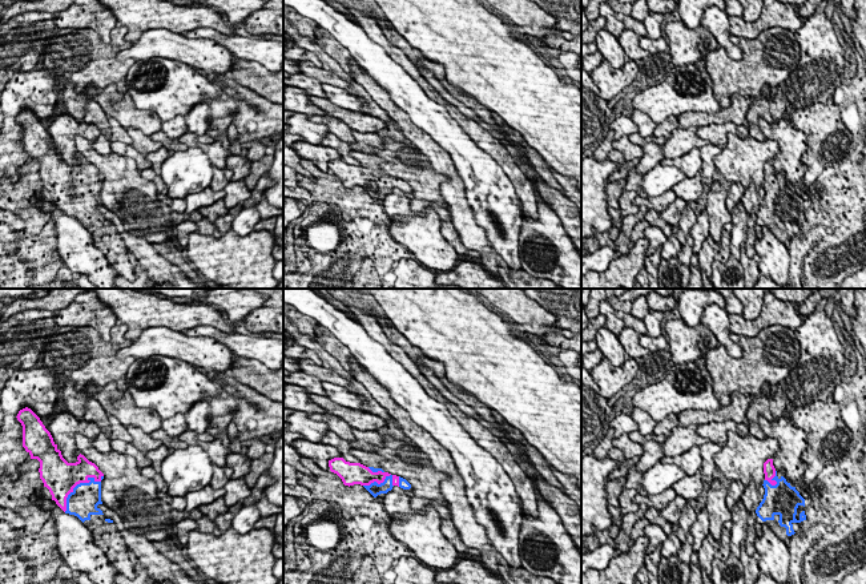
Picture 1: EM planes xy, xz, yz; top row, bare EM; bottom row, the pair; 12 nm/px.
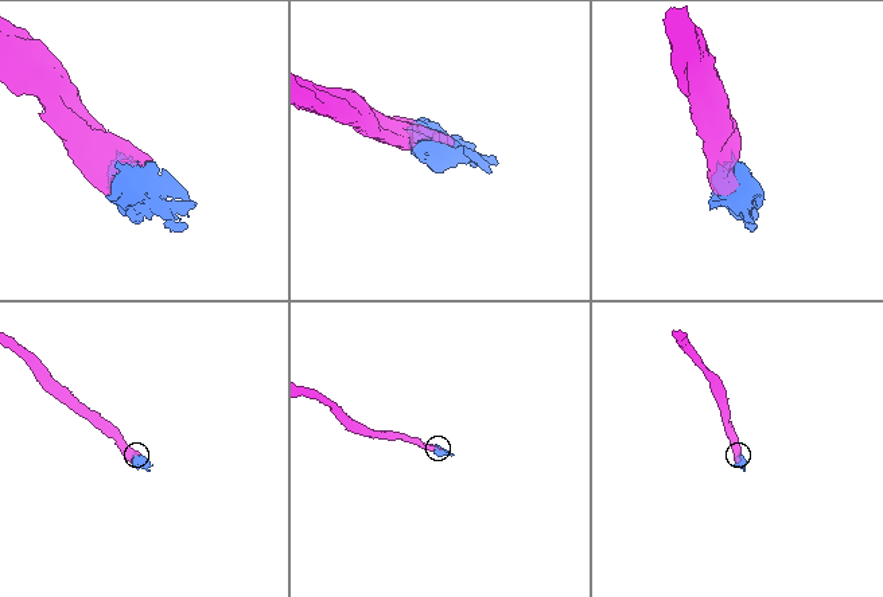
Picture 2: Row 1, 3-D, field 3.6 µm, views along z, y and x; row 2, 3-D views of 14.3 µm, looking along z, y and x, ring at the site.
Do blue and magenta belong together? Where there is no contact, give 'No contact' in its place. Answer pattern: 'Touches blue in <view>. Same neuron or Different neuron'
Touches blue in xy. Same neuron

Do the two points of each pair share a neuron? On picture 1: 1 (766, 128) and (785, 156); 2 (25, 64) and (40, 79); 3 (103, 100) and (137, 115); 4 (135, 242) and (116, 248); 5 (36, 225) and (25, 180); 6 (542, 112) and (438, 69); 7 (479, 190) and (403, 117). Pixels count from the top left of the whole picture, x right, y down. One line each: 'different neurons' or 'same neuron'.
1: same neuron
2: different neurons
3: same neuron
4: different neurons
5: same neuron
6: different neurons
7: different neurons

